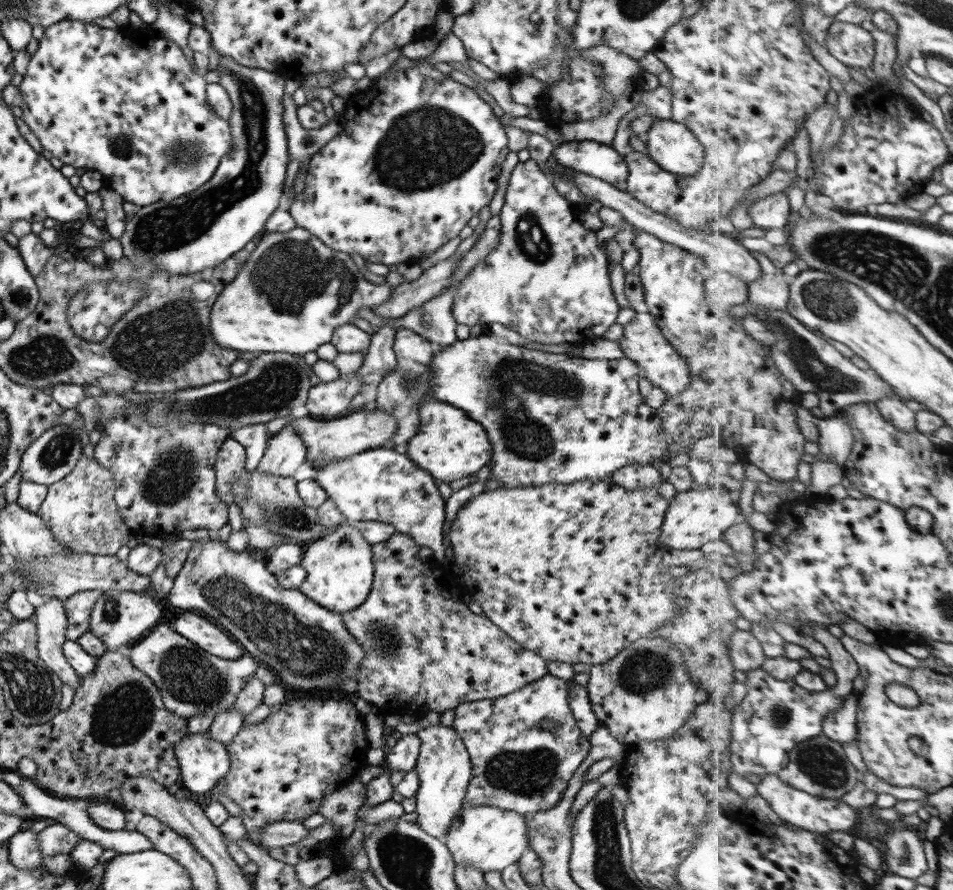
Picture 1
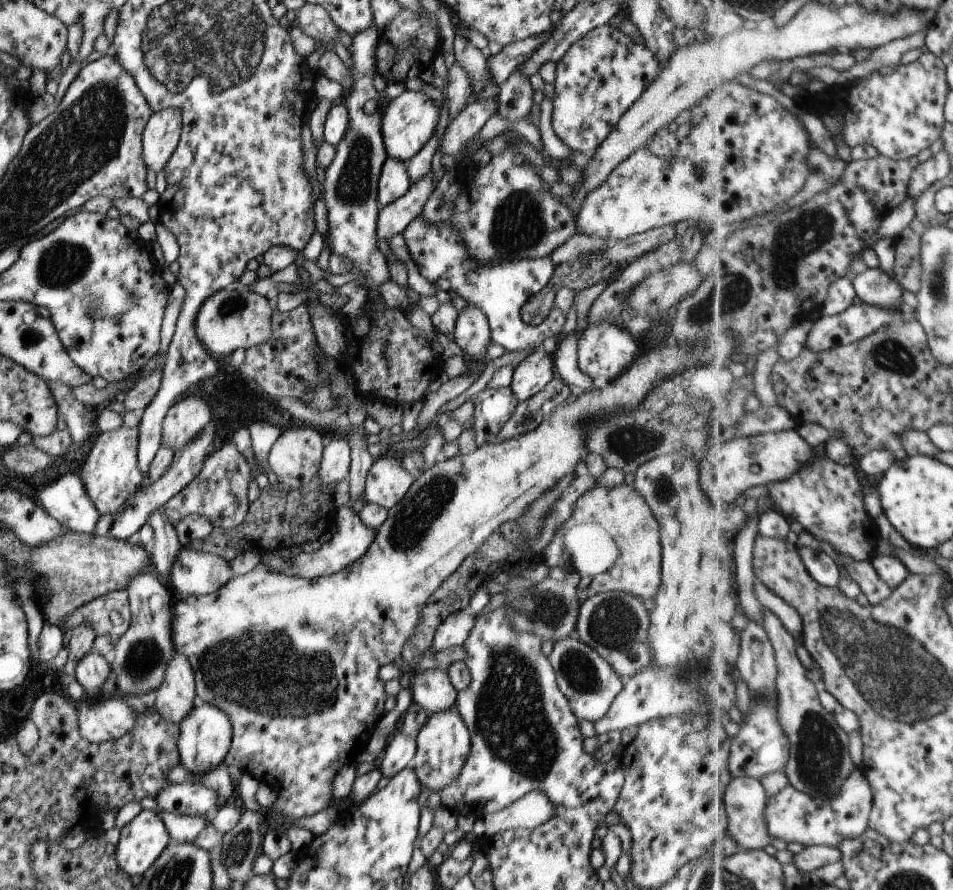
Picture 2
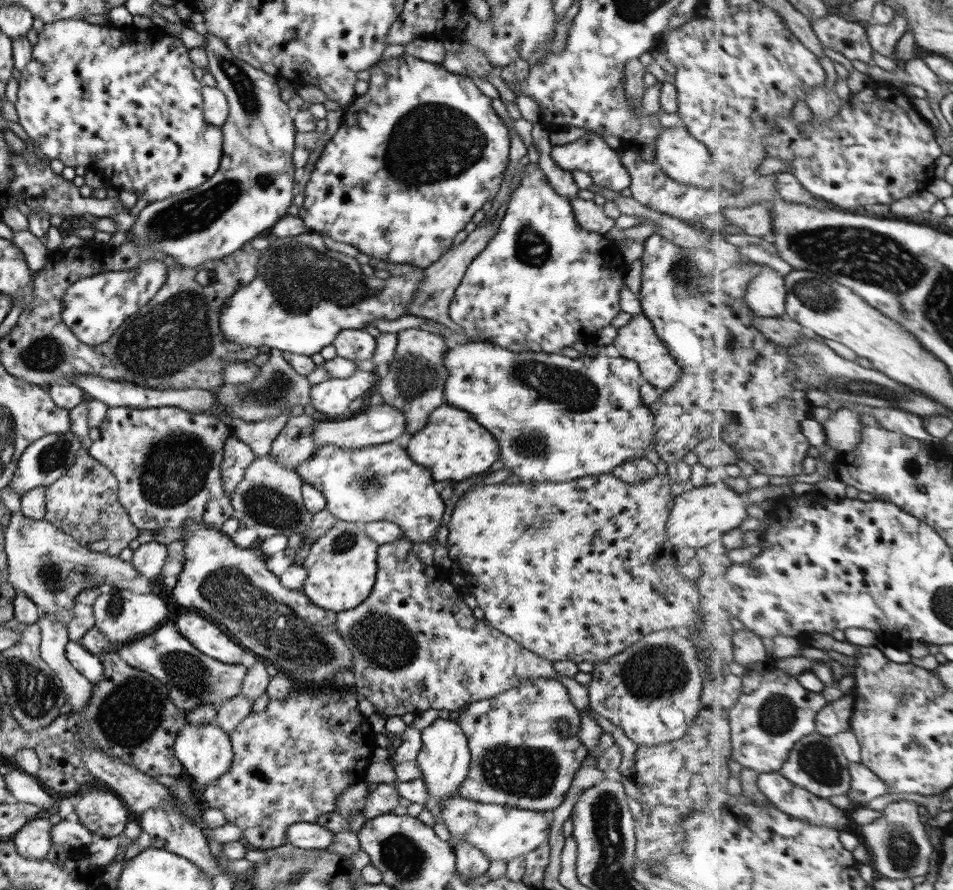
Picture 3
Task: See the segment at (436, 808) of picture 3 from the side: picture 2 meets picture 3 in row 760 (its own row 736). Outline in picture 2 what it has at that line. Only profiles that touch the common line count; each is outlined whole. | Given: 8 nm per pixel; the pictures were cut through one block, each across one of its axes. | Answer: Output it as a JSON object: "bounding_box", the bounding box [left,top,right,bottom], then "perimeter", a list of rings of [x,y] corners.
{"bounding_box":[412,707,471,794],"perimeter":[[[451,707],[447,711],[430,716],[420,729],[416,738],[416,756],[413,756],[412,767],[424,794],[440,792],[445,786],[458,778],[462,767],[471,751],[471,736],[469,728],[464,724],[462,717]]]}

